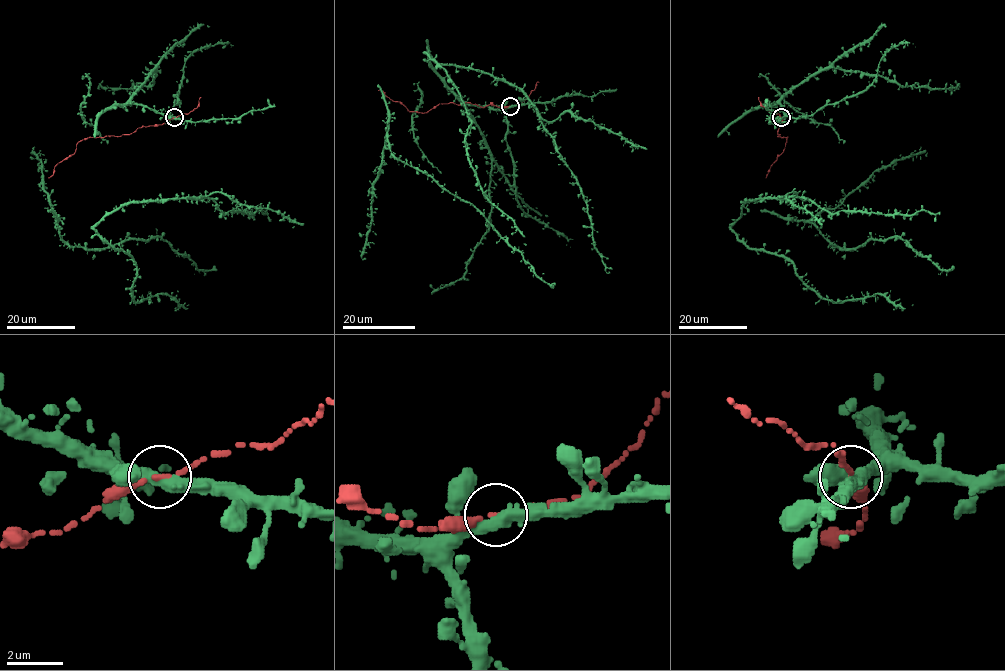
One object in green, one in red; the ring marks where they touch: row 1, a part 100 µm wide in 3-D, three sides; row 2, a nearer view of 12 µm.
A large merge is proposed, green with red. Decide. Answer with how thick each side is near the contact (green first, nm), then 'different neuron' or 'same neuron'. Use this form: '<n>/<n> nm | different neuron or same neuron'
400/150 nm | same neuron

